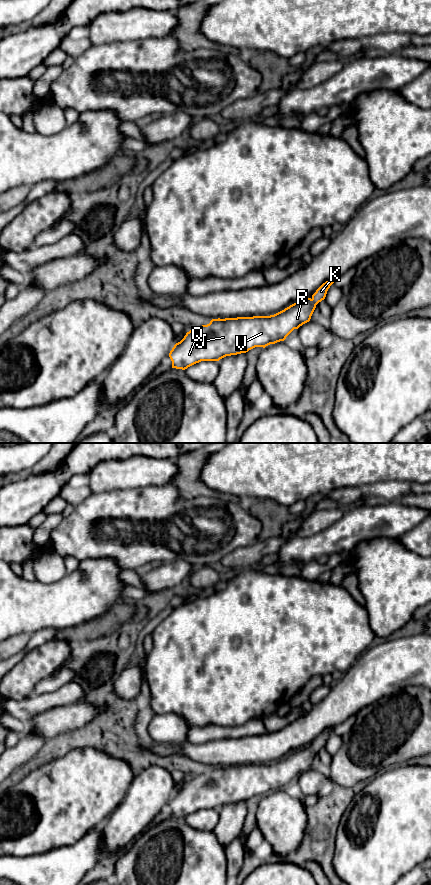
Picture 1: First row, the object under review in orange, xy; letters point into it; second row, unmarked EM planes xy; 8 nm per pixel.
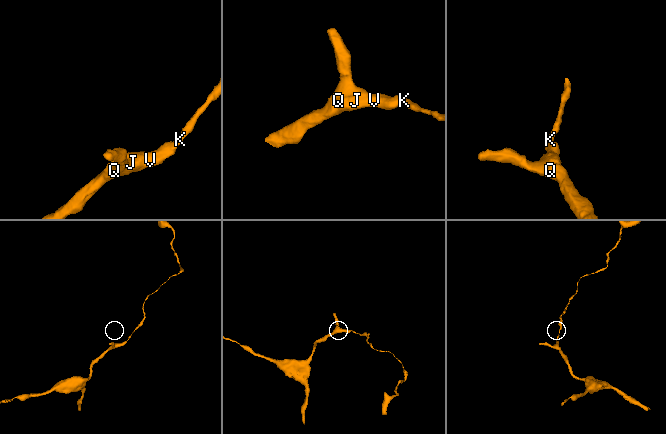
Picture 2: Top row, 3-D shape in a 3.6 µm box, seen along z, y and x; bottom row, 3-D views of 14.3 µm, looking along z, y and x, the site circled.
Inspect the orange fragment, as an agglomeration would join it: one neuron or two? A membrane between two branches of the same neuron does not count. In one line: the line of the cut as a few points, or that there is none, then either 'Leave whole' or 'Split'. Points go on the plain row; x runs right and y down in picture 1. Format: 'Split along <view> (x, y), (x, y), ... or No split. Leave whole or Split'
No split. Leave whole

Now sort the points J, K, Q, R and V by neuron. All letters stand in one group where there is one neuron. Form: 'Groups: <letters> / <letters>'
Groups: J K Q R V

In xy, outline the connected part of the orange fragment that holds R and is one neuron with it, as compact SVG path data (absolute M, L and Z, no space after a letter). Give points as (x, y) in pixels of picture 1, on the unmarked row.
M334 728L326 729L311 746L300 748L274 763L212 767L207 773L191 777L169 801L172 816L185 818L201 809L219 809L226 804L246 801L255 795L265 796L284 789L294 777L310 769L316 753L325 747L333 731Z

